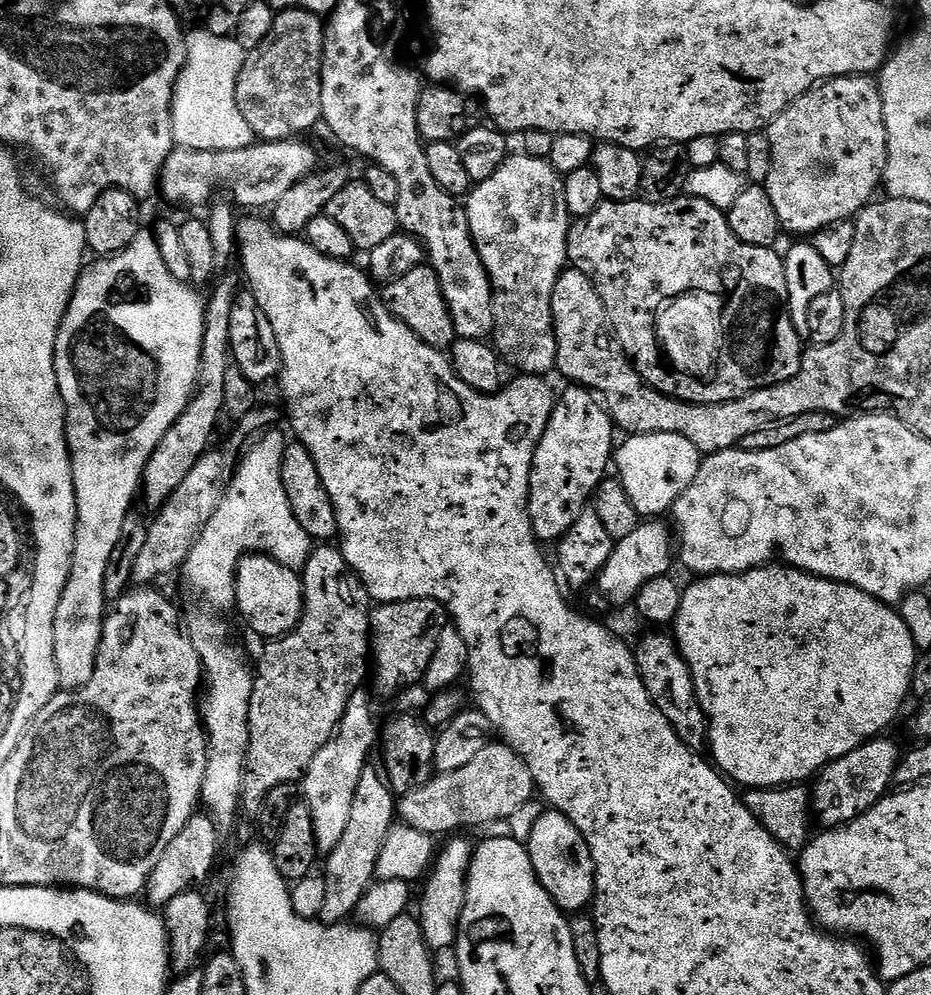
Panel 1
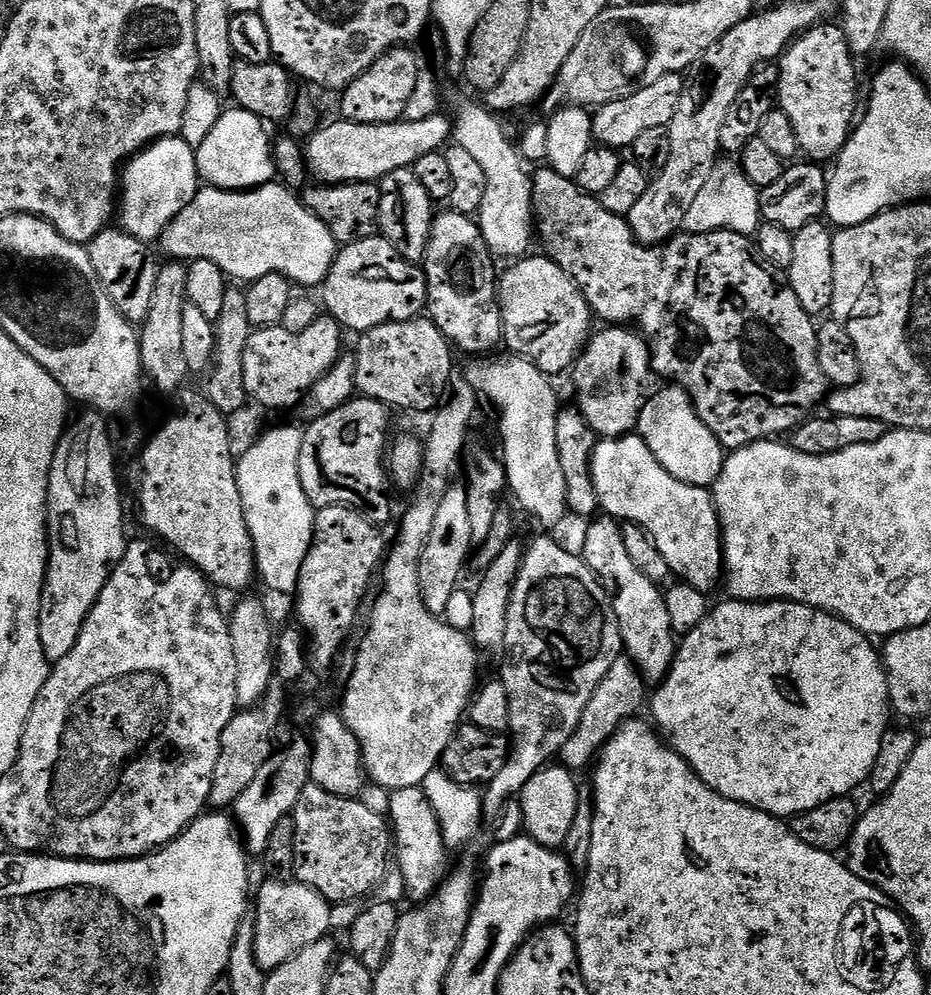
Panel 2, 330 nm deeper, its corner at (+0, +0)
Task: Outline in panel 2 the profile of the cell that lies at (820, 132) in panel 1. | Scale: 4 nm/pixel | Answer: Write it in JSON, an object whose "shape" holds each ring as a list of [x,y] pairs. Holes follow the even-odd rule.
{"shape":[[[821,22],[815,28],[810,28],[806,32],[800,33],[787,48],[784,49],[783,56],[779,57],[778,67],[780,70],[780,91],[778,93],[778,107],[784,111],[786,118],[790,118],[790,122],[794,125],[794,132],[798,134],[798,146],[801,153],[809,161],[812,162],[825,162],[824,160],[831,161],[833,158],[839,157],[840,152],[846,146],[849,136],[854,131],[854,121],[858,116],[858,108],[856,112],[856,64],[850,46],[846,42],[846,34],[843,27],[839,23],[832,24],[833,22]]]}

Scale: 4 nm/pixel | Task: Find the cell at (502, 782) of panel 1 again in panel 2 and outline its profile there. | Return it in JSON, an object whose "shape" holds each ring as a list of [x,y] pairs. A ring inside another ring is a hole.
{"shape":[[[618,658],[610,670],[606,670],[606,678],[598,682],[598,686],[592,692],[590,702],[586,702],[586,710],[582,710],[582,718],[570,734],[566,746],[562,746],[558,757],[559,763],[573,774],[580,774],[580,771],[591,765],[599,757],[608,739],[613,736],[627,720],[633,719],[640,707],[645,707],[646,683],[640,675],[639,670],[628,658]],[[592,760],[592,761],[591,761]]]}

